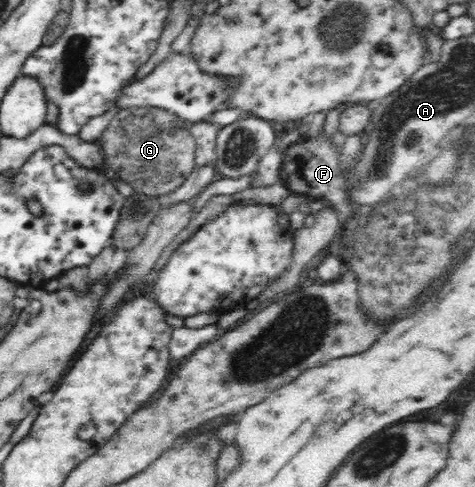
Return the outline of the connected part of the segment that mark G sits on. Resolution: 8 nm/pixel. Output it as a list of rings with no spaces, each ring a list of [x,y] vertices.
[[[147,106],[119,110],[94,143],[97,143],[99,149],[103,151],[105,165],[117,173],[119,179],[130,184],[135,195],[165,197],[177,191],[196,167],[194,164],[196,141],[190,135],[188,126],[180,122],[173,112],[161,108]]]

